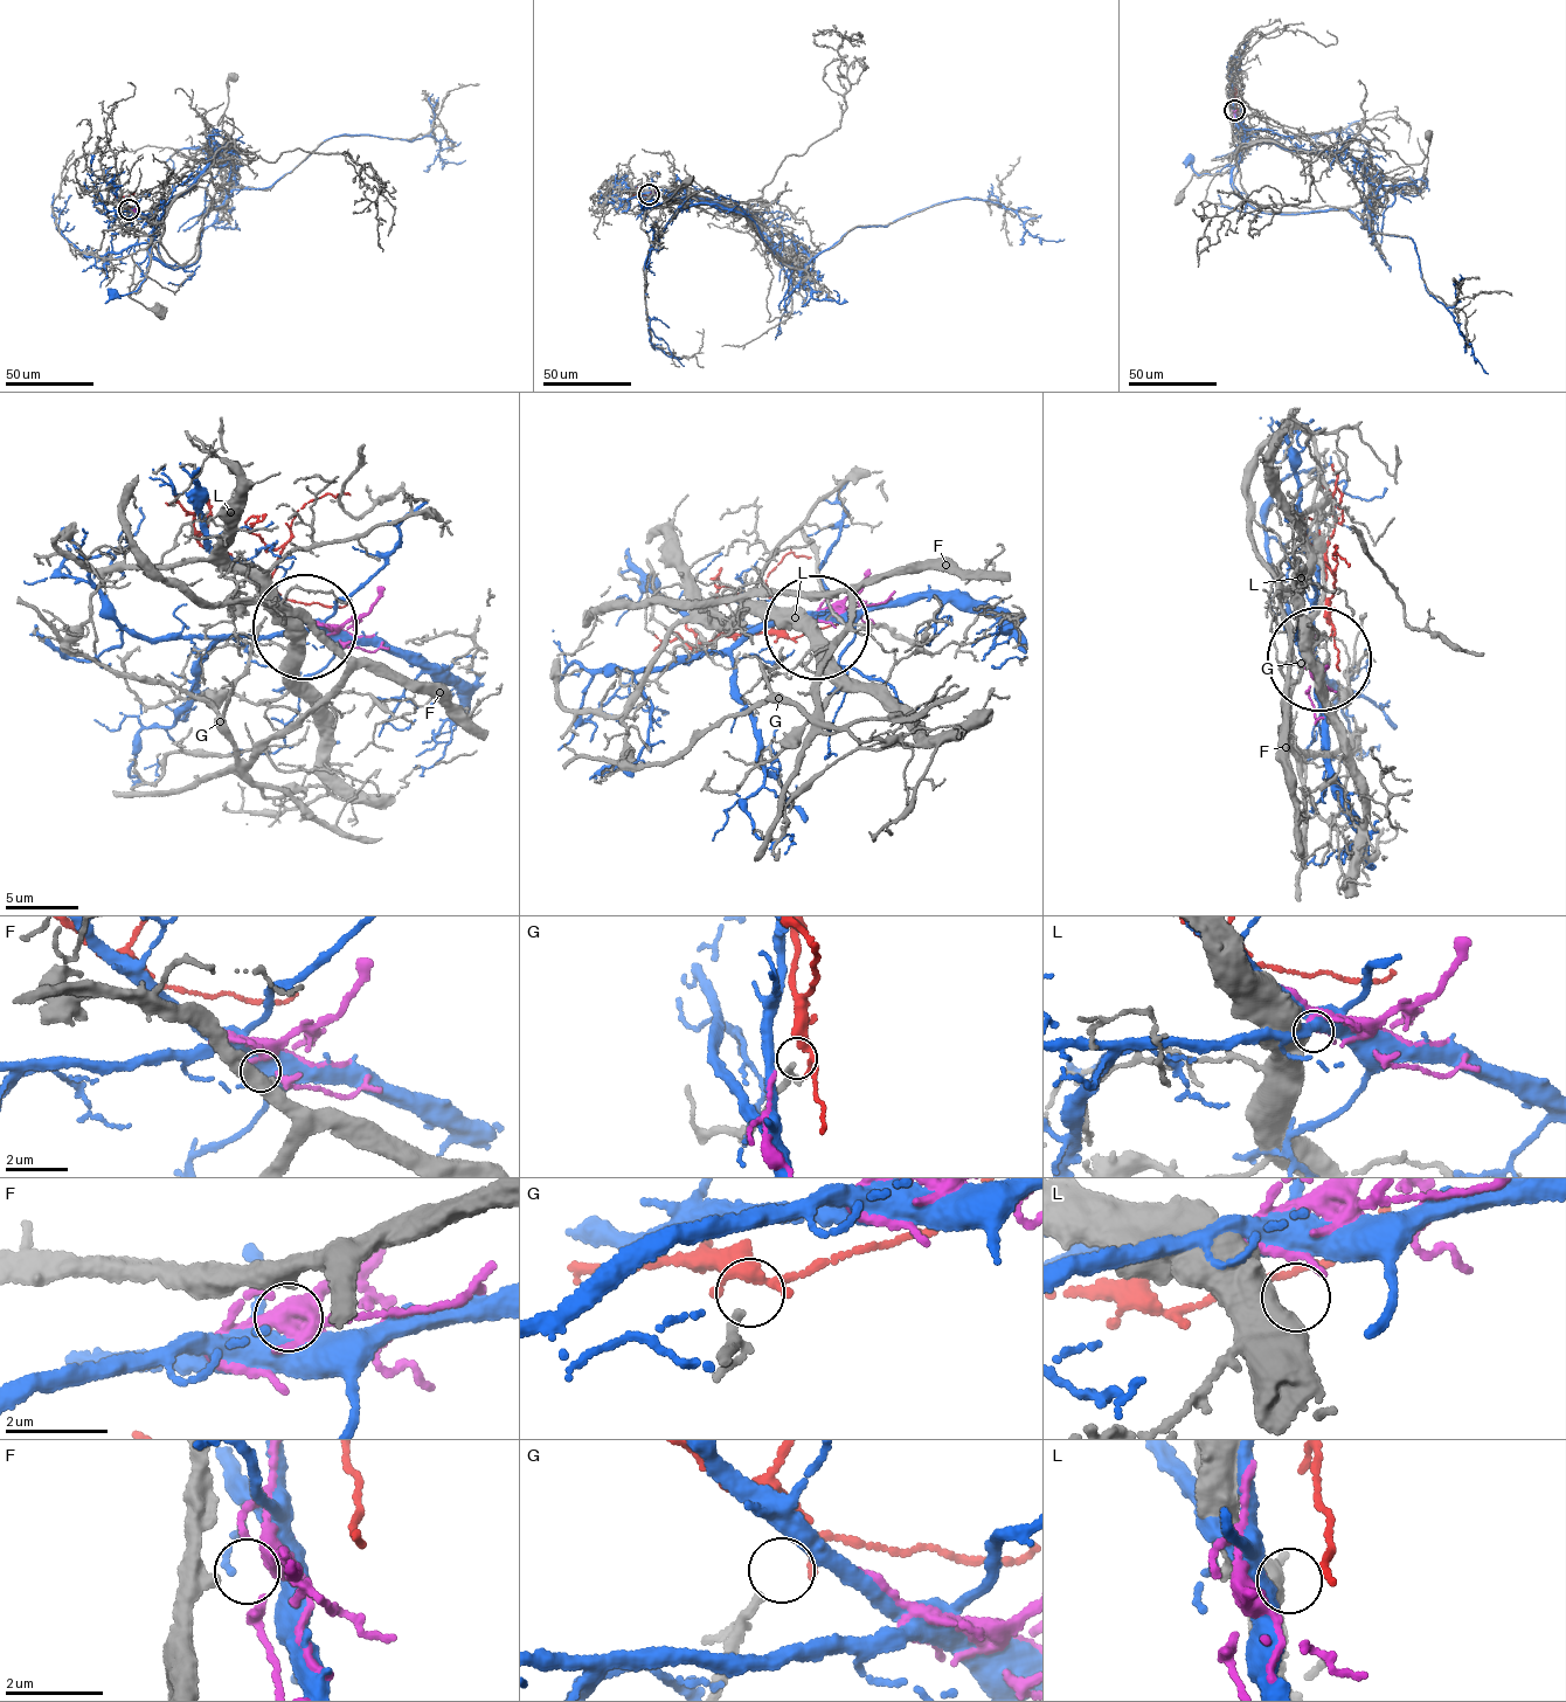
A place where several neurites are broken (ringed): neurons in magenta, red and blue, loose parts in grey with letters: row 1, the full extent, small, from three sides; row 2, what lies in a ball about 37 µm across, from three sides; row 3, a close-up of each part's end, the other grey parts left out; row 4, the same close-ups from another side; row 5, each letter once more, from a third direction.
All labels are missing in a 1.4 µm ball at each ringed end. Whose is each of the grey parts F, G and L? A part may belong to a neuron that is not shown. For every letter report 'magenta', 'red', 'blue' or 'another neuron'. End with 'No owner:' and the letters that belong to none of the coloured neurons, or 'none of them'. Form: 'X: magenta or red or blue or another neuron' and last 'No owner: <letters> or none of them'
F: magenta
G: red
L: another neuron
No owner: L

